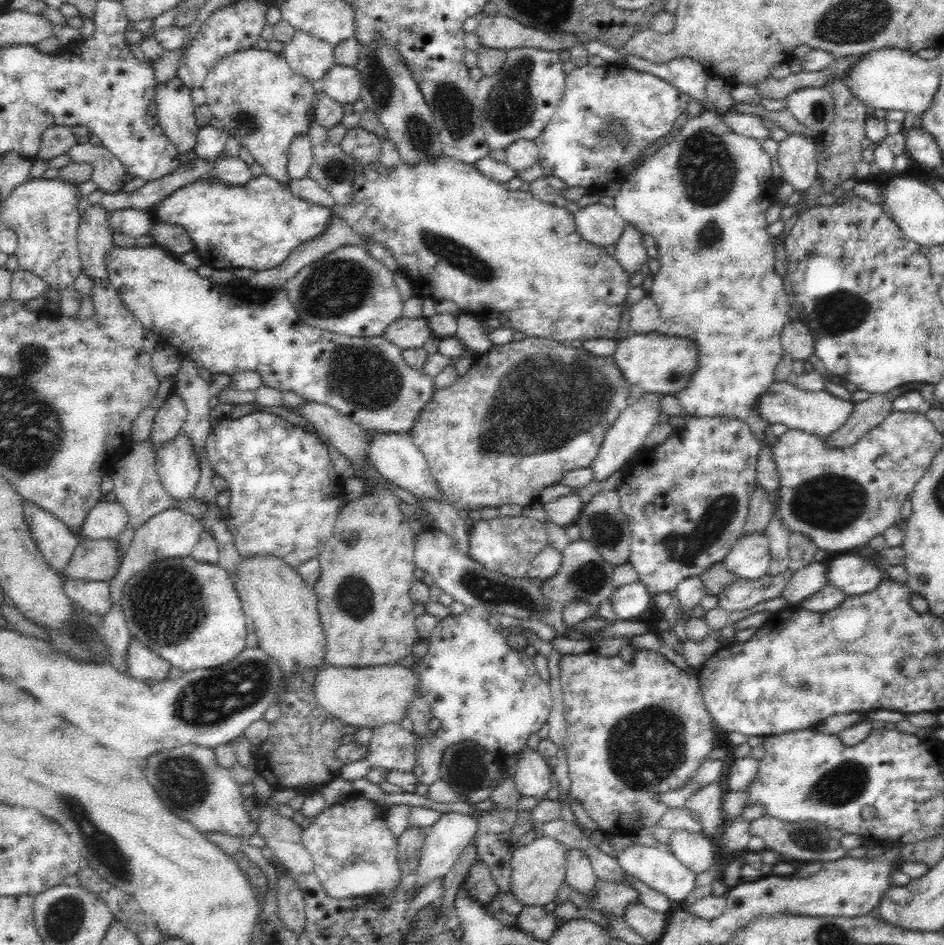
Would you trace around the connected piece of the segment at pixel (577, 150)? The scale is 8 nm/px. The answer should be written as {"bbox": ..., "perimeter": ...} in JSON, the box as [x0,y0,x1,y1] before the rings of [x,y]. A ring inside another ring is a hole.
{"bbox":[534,63,690,187],"perimeter":[[[587,63],[584,66],[575,66],[570,74],[565,75],[565,91],[549,124],[534,139],[539,150],[537,162],[543,166],[545,177],[556,176],[570,187],[588,187],[594,184],[604,186],[606,182],[619,182],[625,177],[622,168],[626,164],[635,160],[660,136],[672,131],[676,118],[686,112],[689,98],[690,95],[672,86],[672,83],[652,73],[634,70],[626,64],[606,63],[603,66],[594,66]],[[610,122],[623,123],[626,136],[622,140],[618,140],[608,129]]]}

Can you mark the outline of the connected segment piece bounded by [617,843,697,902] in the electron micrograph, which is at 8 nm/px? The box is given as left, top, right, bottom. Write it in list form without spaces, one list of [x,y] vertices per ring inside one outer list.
[[[630,844],[618,853],[617,860],[624,873],[640,879],[646,886],[667,896],[670,901],[680,902],[695,888],[696,874],[676,859],[676,856],[665,847],[642,846]]]

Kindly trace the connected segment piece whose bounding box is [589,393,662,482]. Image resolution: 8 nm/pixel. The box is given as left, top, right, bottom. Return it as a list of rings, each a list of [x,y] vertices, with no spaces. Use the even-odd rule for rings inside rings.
[[[648,393],[643,399],[630,401],[629,406],[622,411],[617,419],[611,424],[606,431],[602,444],[596,453],[594,462],[590,464],[590,469],[594,473],[596,482],[609,479],[615,472],[623,470],[625,464],[634,456],[639,456],[645,448],[643,442],[651,433],[651,430],[658,424],[658,416],[660,416],[660,398],[659,393]]]

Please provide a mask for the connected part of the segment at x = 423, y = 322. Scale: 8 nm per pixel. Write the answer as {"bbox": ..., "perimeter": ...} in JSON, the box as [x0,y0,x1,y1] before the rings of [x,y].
{"bbox":[383,316,432,350],"perimeter":[[[422,316],[413,319],[400,317],[384,330],[383,338],[402,350],[408,350],[422,348],[432,336],[427,318]]]}

